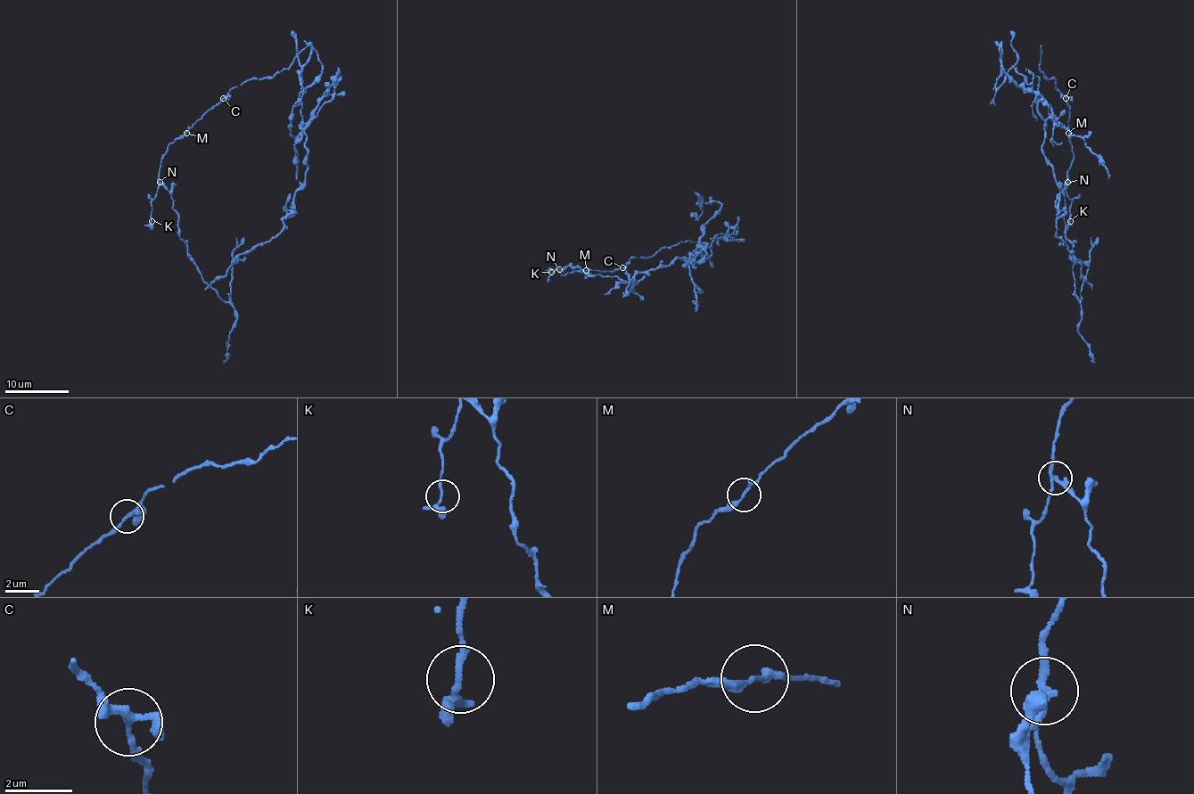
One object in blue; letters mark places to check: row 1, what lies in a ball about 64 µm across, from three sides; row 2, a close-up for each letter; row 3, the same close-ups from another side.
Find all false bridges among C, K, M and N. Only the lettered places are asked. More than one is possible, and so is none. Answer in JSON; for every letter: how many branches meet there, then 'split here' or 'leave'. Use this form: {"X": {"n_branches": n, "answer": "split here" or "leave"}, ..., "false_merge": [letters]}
{"C": {"n_branches": 3, "answer": "leave"}, "K": {"n_branches": 3, "answer": "leave"}, "M": {"n_branches": 2, "answer": "leave"}, "N": {"n_branches": 3, "answer": "split here"}, "false_merge": ["N"]}

